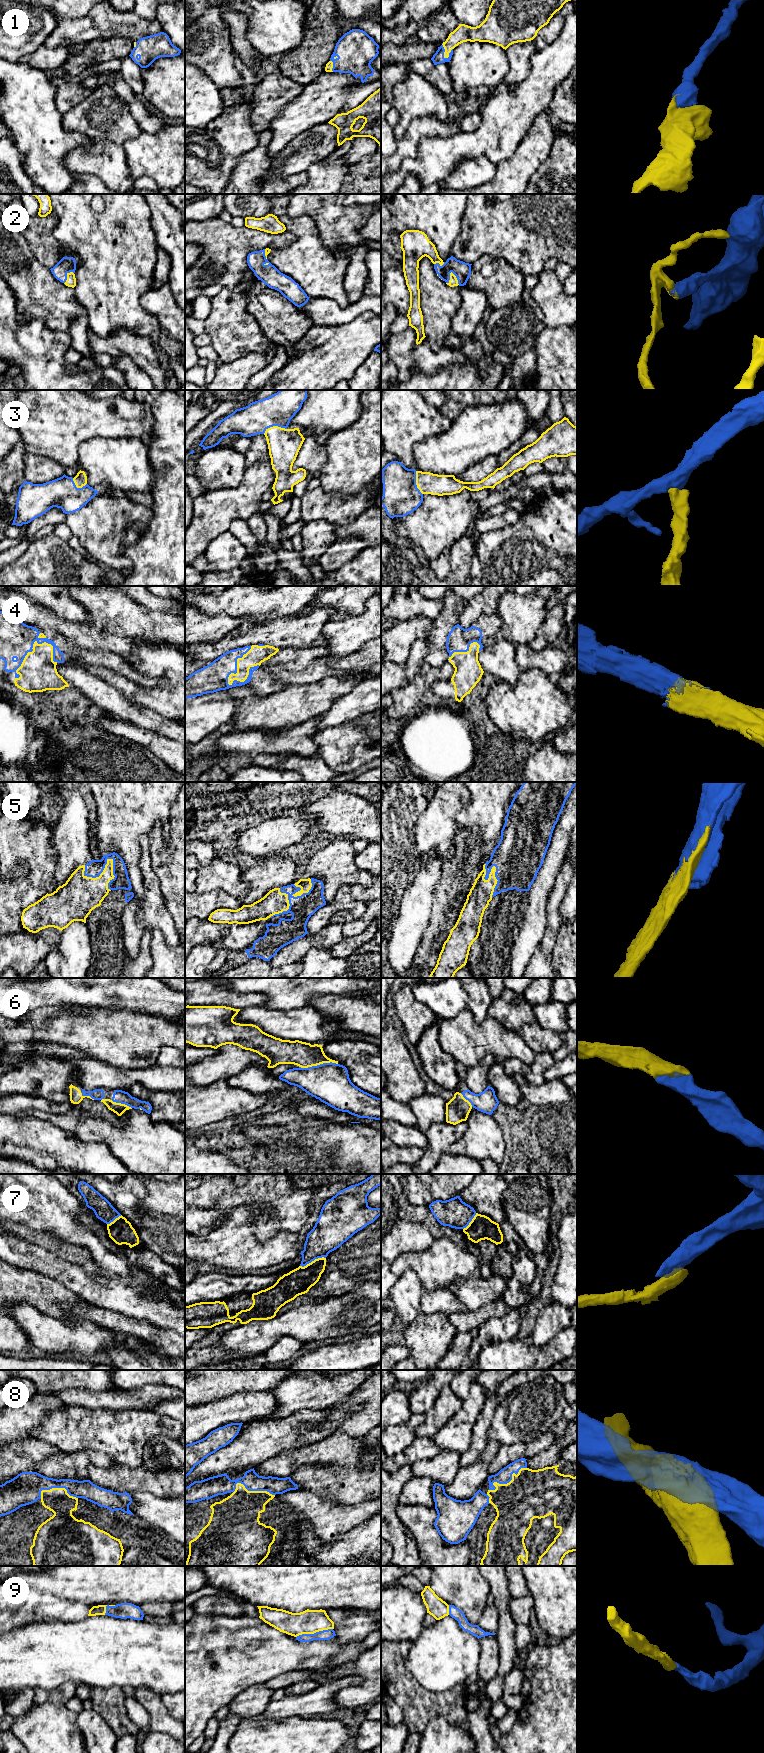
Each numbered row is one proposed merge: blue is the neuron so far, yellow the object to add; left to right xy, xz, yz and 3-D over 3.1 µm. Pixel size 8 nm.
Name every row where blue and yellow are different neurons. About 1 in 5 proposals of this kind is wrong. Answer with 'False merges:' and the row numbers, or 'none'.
False merges: 7, 8

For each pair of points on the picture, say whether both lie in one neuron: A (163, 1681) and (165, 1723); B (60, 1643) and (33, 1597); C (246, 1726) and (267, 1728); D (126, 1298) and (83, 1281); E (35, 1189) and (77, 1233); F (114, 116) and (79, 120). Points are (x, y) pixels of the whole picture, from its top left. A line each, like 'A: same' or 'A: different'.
A: different
B: different
C: same
D: same
E: same
F: same

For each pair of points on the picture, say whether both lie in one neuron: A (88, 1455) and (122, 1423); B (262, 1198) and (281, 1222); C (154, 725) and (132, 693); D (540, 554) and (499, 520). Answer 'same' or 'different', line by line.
A: different
B: same
C: different
D: different

